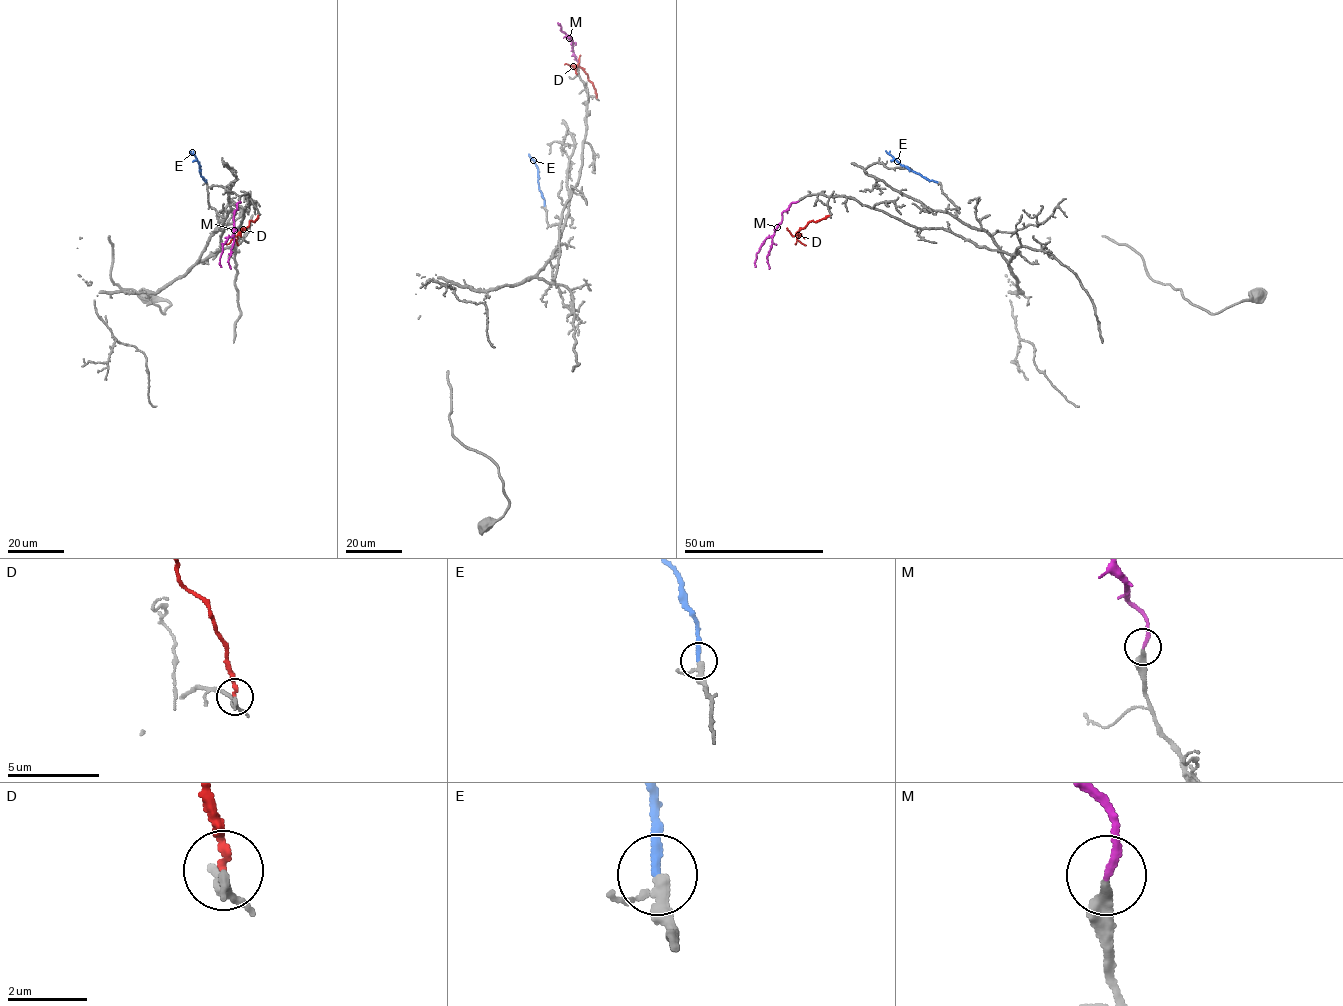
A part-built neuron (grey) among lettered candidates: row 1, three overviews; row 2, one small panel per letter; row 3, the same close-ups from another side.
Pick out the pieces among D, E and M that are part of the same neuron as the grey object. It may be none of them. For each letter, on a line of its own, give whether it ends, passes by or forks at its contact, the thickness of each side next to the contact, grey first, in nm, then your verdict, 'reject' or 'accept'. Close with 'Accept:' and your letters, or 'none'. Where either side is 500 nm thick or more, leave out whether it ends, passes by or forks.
D: it ends there; 200 nm thick on the grey side, 170 nm on the other; reject
E: it ends there; 240 nm thick on the grey side, 260 nm on the other; accept
M: it ends there; 220 nm thick on the grey side, 200 nm on the other; accept
Accept: E, M

